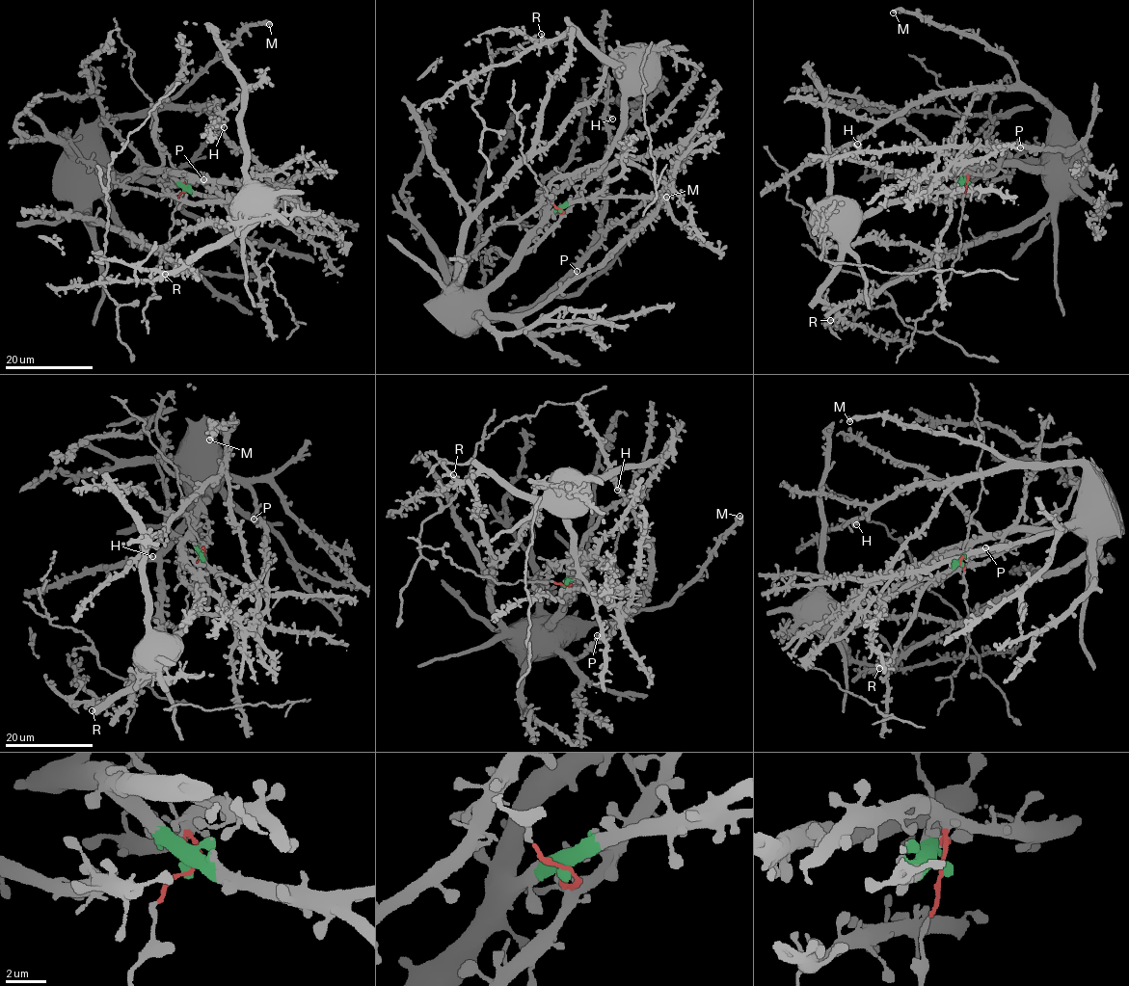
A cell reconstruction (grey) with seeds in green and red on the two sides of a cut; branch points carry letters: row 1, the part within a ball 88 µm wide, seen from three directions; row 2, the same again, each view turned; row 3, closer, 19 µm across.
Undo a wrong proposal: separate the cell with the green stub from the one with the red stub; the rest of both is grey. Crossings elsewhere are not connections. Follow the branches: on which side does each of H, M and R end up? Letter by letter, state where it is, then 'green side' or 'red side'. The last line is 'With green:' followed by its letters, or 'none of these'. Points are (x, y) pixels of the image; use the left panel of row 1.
H: place (224, 127); green side
M: place (269, 24); green side
R: place (165, 274); red side
With green: H, M

